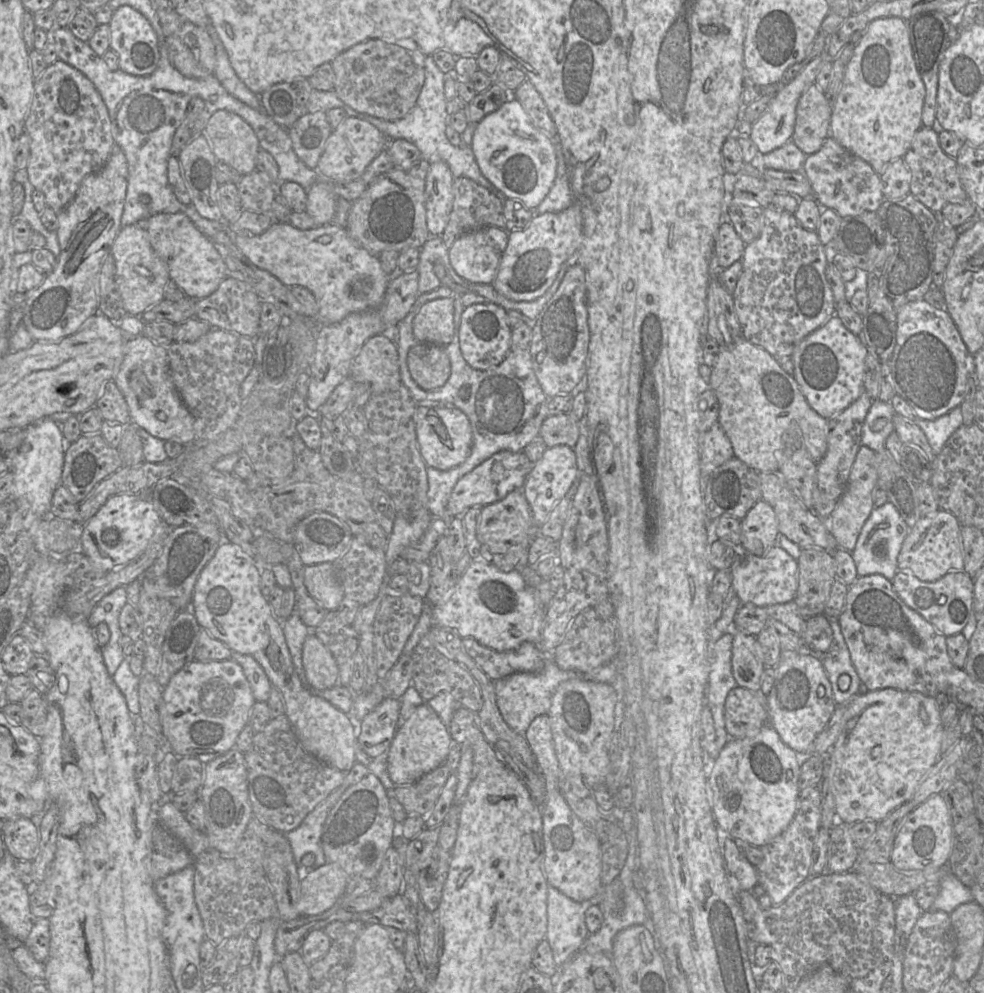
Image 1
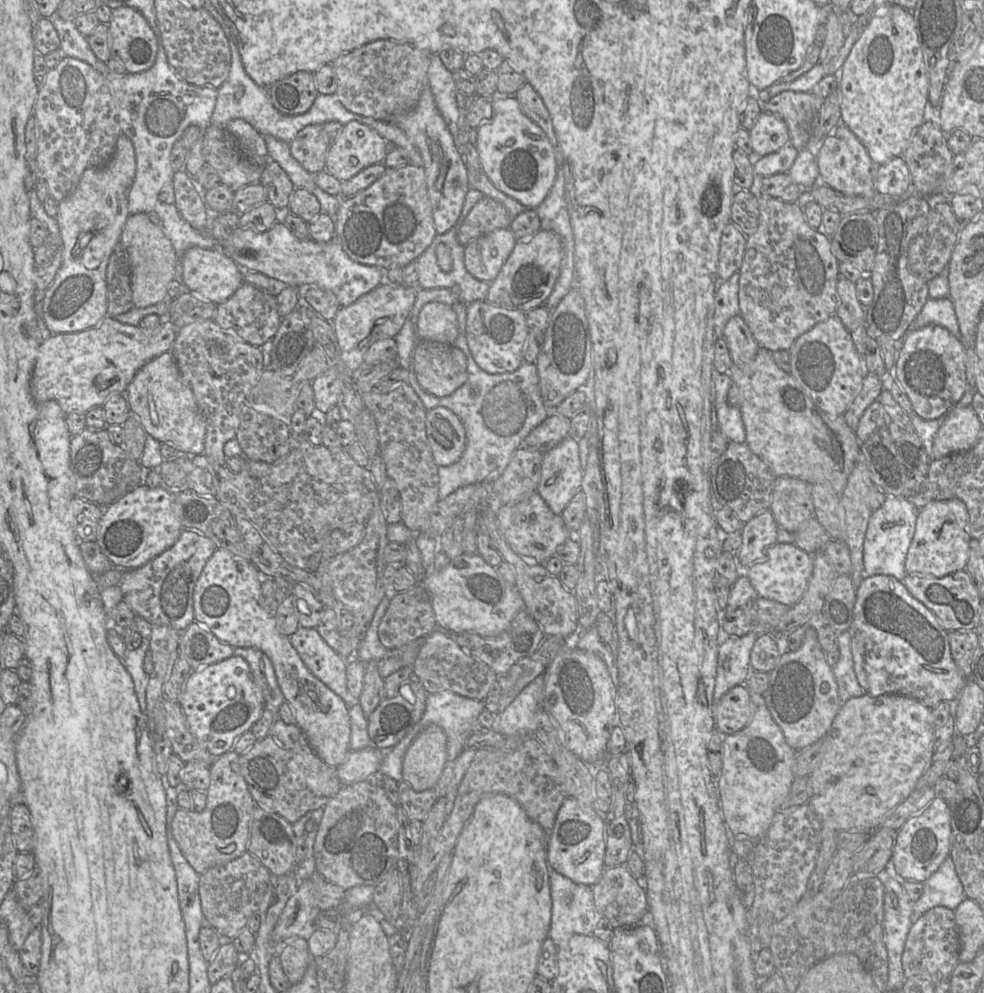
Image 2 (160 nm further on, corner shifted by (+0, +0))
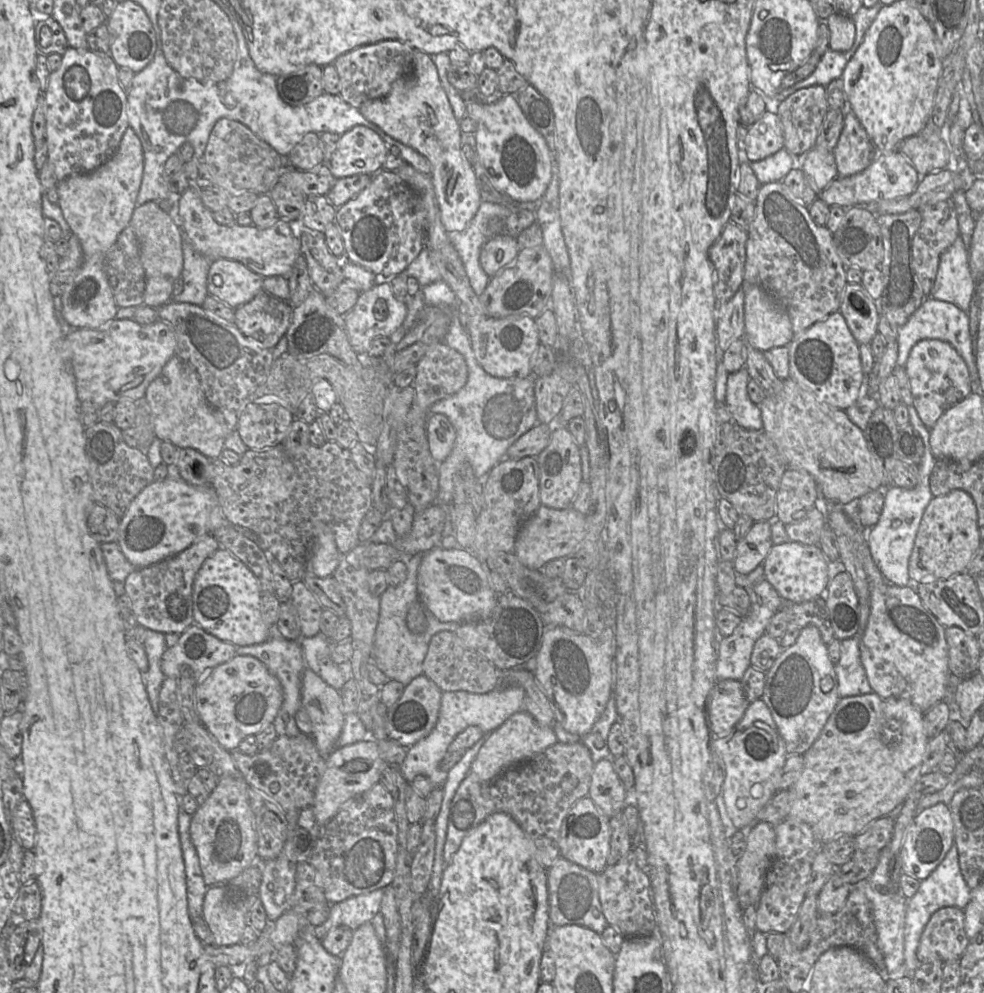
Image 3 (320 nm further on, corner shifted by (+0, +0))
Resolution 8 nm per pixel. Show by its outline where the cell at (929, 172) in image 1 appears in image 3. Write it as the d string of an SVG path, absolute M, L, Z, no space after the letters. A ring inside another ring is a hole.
M919 134L902 141L897 150L922 175L946 169L950 158L950 147L942 139L929 142Z

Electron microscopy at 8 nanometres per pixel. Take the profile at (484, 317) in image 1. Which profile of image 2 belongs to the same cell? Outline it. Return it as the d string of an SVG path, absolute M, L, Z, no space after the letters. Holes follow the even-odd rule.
M486 300L467 304L467 344L479 368L487 373L500 374L515 371L525 361L524 346L529 331L525 312L495 306Z

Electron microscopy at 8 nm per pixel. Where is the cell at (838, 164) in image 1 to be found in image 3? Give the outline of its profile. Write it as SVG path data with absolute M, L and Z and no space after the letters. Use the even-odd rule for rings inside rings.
M846 109L844 126L833 150L838 177L857 174L866 169L879 152L851 109Z

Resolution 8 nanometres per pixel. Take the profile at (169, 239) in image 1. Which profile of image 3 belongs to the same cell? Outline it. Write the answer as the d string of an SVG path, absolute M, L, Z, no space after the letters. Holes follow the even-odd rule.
M219 258L211 262L207 290L210 296L236 309L263 290L263 279L239 261Z

